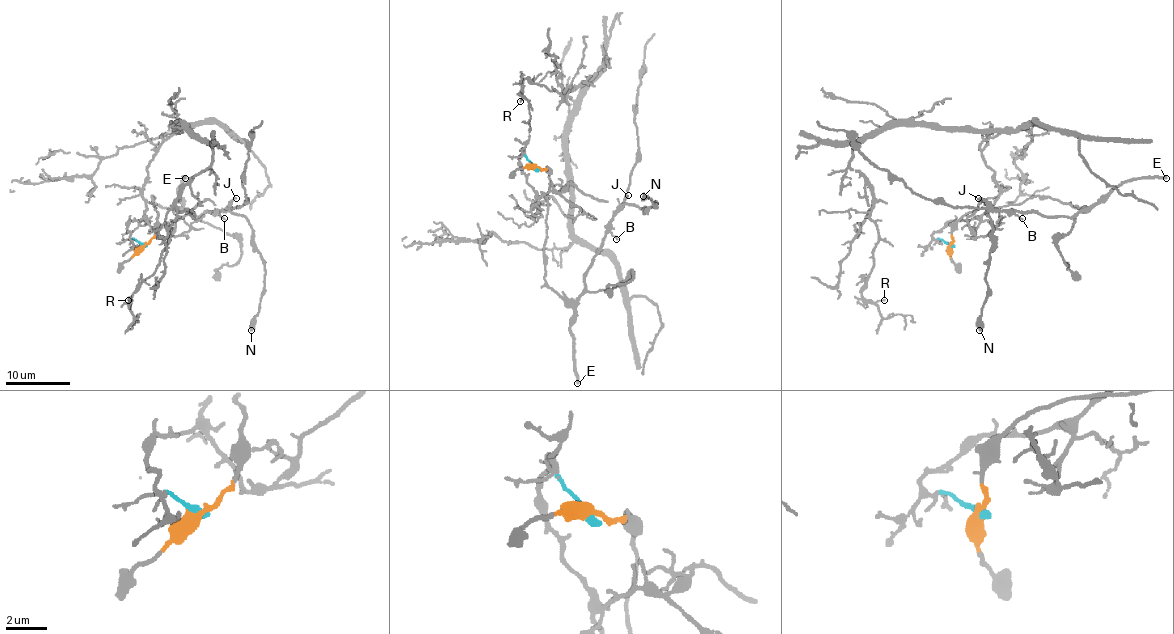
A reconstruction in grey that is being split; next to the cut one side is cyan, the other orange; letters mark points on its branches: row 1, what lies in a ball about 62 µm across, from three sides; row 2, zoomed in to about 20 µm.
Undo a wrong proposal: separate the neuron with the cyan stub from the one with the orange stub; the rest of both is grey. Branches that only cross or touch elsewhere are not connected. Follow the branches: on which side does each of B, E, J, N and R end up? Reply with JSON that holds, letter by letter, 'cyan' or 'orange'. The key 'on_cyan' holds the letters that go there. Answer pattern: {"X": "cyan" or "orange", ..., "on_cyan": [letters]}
{"B": "orange", "E": "orange", "J": "orange", "N": "orange", "R": "cyan", "on_cyan": ["R"]}

